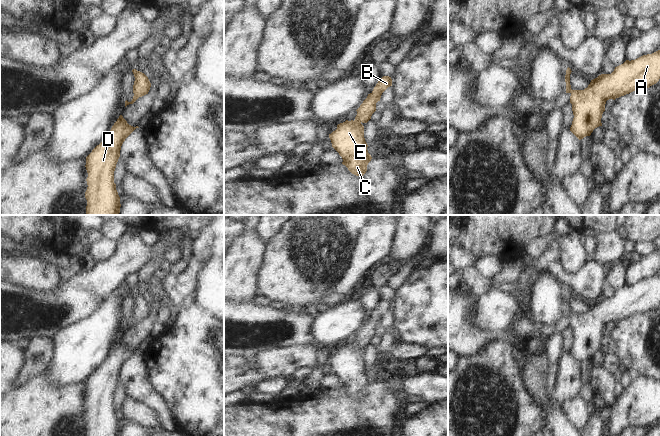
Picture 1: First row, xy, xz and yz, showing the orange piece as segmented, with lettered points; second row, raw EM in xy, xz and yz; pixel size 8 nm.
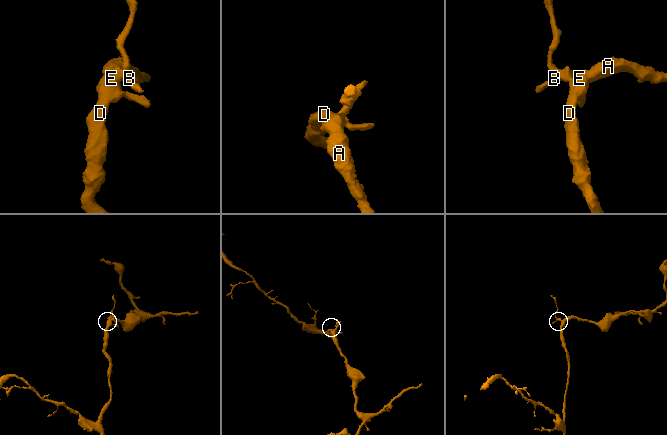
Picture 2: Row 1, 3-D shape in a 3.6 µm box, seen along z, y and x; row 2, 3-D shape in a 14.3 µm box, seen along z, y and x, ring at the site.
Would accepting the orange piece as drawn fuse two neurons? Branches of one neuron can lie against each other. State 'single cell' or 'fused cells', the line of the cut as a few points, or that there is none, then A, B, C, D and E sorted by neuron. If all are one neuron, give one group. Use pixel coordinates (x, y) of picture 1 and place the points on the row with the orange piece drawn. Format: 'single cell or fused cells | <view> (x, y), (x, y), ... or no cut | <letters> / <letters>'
single cell | no cut | A B C D E

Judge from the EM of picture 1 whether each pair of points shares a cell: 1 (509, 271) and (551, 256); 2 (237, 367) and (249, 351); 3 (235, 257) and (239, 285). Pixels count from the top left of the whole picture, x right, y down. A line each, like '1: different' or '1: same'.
1: different
2: different
3: same

